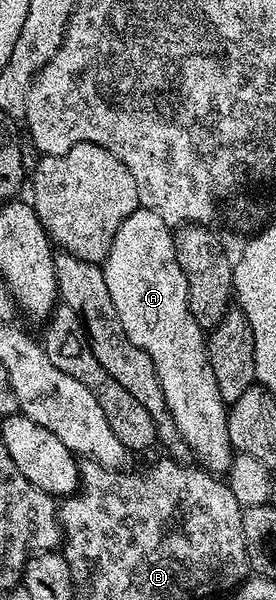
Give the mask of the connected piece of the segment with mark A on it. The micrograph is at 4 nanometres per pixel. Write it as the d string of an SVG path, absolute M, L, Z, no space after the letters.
M137 208L134 214L130 214L130 218L122 222L118 234L114 234L114 242L102 267L106 287L110 289L110 299L114 301L114 310L118 310L118 318L122 318L122 330L126 330L126 338L130 338L134 346L150 354L158 382L162 386L162 394L166 394L166 406L170 406L170 414L174 414L174 422L188 443L188 449L207 471L213 474L227 473L234 455L228 433L228 408L218 394L214 370L210 370L205 329L200 328L198 322L194 322L194 314L190 314L188 287L182 266L178 266L173 229L162 222L154 210Z

